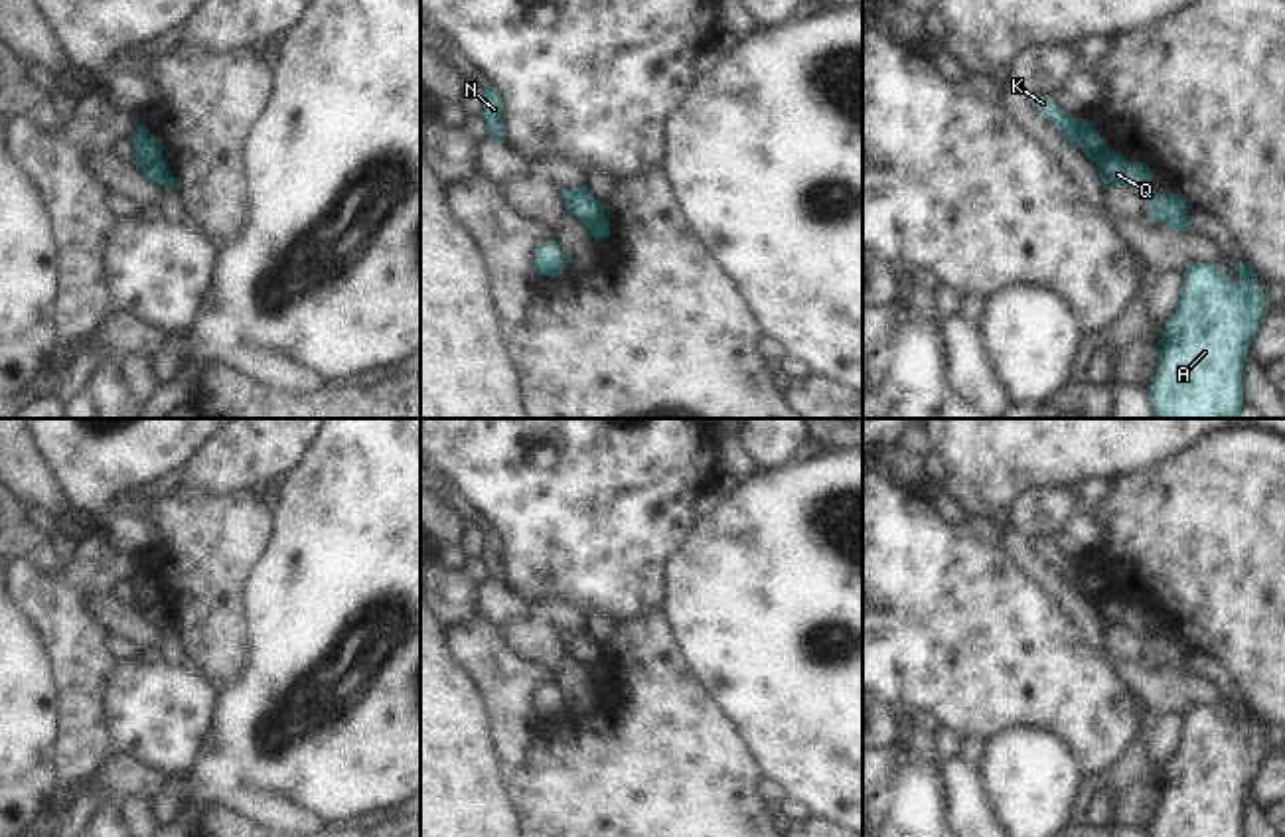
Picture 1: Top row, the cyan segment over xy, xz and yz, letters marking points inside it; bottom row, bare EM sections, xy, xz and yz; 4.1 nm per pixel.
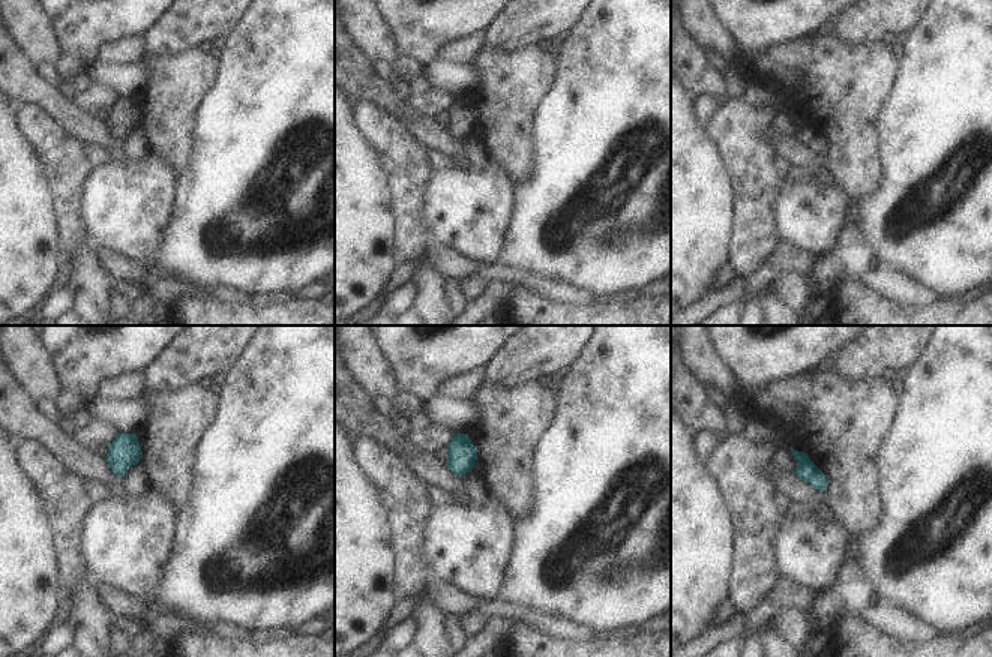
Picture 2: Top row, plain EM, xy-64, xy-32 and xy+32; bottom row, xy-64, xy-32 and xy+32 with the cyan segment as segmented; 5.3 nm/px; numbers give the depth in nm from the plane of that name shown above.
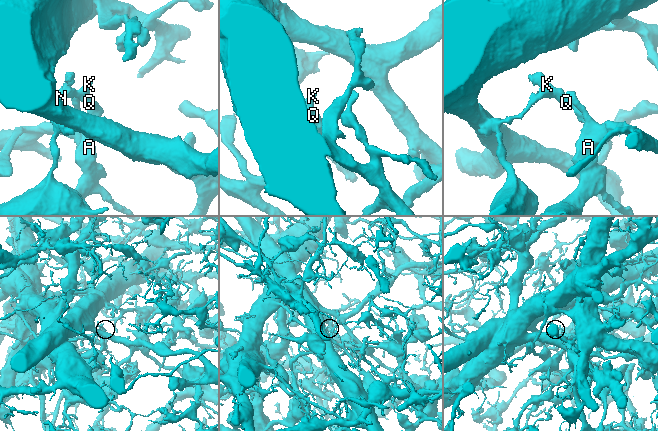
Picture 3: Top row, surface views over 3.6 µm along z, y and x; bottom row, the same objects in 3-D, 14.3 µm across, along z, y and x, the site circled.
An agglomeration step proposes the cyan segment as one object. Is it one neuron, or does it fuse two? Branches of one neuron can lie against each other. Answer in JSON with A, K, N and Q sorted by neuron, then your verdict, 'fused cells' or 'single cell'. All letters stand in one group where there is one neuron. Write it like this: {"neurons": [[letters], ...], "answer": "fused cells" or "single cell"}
{"neurons": [["A", "Q"], ["K", "N"]], "answer": "fused cells"}

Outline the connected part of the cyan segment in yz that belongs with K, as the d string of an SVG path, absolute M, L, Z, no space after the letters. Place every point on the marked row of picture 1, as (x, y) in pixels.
M1048 95L1030 97L1038 114L1054 124L1054 128L1070 138L1082 152L1097 164L1101 158L1111 154L1111 148L1105 140L1092 128L1086 118L1072 118L1066 114Z

